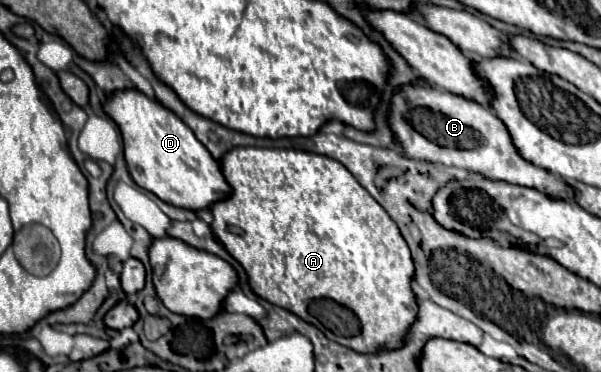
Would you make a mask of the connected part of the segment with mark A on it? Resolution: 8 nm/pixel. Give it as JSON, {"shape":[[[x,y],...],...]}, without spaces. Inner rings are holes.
{"shape":[[[246,146],[226,152],[220,166],[232,194],[210,206],[214,218],[210,228],[226,252],[246,270],[250,290],[256,296],[286,308],[316,326],[326,338],[356,352],[376,350],[384,342],[400,342],[400,334],[416,318],[416,298],[410,288],[414,270],[410,250],[386,210],[340,162],[304,150]],[[228,224],[240,228],[242,234],[226,232]],[[316,300],[322,300],[322,304],[312,306]]]}

